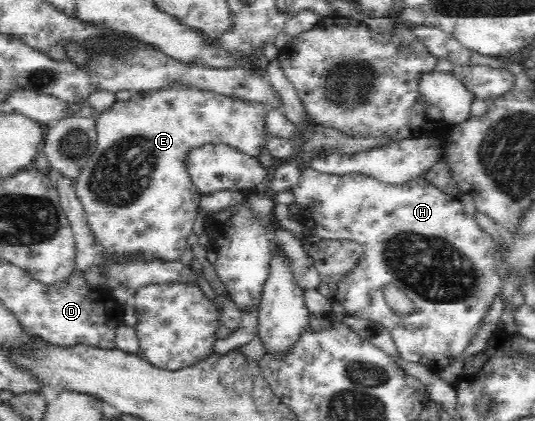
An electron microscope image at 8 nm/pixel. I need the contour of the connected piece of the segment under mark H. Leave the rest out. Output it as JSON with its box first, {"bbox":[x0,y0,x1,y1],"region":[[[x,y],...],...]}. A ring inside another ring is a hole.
{"bbox":[292,167,504,374],"region":[[[311,167],[301,170],[292,193],[299,205],[299,221],[307,234],[327,240],[350,240],[362,246],[363,255],[356,269],[334,285],[337,290],[331,288],[329,301],[340,303],[346,316],[380,323],[390,332],[402,358],[425,365],[434,374],[444,371],[470,347],[482,327],[482,319],[502,291],[504,277],[498,274],[497,242],[476,224],[474,216],[466,212],[457,197],[442,192],[425,178],[411,181],[403,187],[394,187],[361,173],[340,177],[318,173]],[[392,282],[415,303],[414,314],[398,317],[387,306],[383,298],[384,285]]]}

